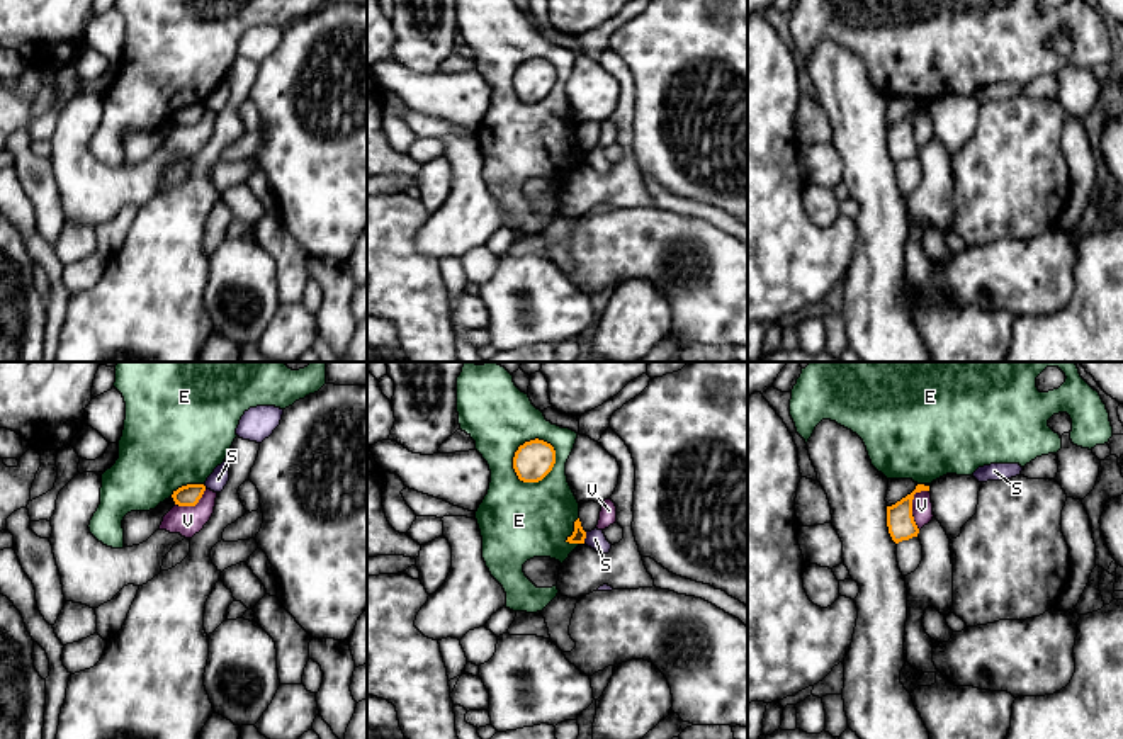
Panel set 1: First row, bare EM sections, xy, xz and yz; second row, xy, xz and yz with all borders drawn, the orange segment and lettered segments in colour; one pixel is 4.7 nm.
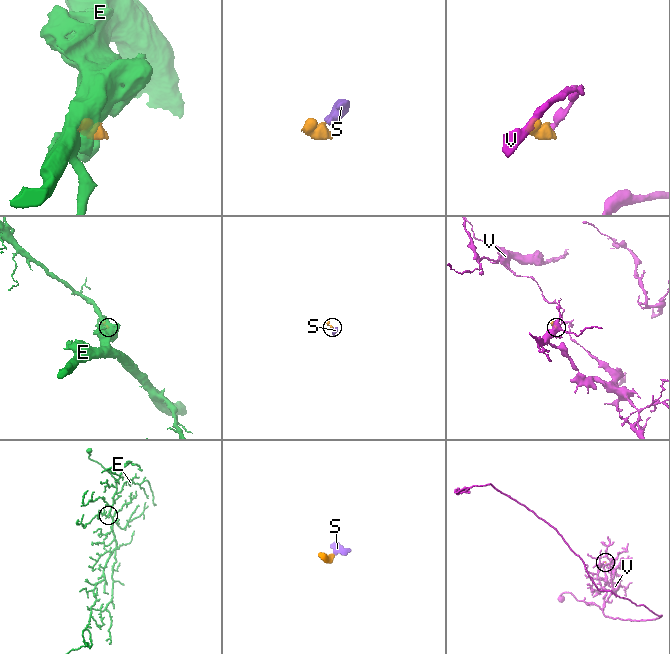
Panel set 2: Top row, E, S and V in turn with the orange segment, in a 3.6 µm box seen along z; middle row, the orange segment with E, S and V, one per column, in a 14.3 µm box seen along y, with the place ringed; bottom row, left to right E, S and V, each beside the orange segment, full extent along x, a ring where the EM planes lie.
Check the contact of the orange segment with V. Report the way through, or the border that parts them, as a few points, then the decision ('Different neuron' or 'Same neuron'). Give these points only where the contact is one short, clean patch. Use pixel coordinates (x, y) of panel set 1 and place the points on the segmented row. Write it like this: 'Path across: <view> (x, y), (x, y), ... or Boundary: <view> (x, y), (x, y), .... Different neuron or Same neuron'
Boundary: yz (928, 490), (918, 491), (913, 500), (913, 520), (919, 529). Different neuron

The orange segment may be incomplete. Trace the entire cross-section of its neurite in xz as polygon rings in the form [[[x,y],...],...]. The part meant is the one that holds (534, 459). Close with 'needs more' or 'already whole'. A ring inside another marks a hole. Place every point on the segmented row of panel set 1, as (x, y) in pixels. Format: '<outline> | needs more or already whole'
[[[530,440],[518,447],[513,457],[513,469],[520,481],[539,482],[556,464],[556,450],[544,440]]] | already whole

